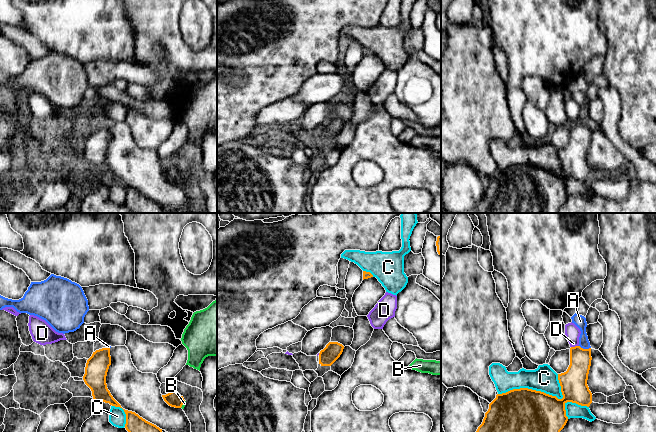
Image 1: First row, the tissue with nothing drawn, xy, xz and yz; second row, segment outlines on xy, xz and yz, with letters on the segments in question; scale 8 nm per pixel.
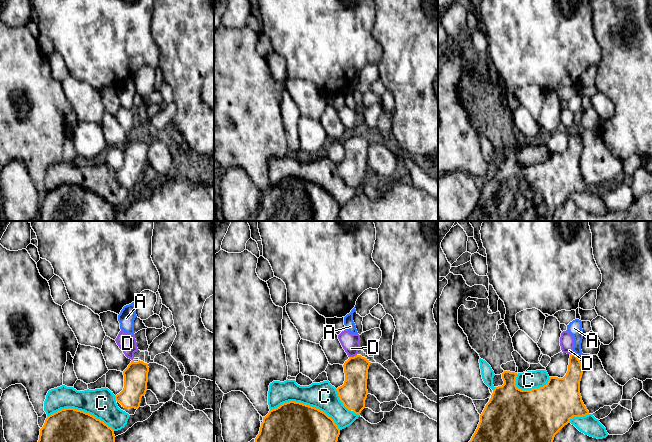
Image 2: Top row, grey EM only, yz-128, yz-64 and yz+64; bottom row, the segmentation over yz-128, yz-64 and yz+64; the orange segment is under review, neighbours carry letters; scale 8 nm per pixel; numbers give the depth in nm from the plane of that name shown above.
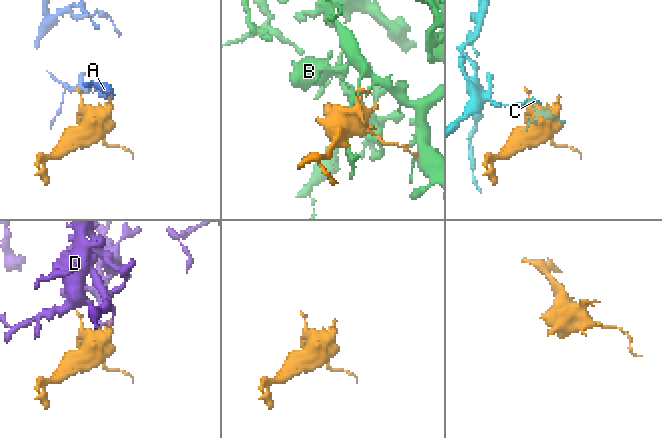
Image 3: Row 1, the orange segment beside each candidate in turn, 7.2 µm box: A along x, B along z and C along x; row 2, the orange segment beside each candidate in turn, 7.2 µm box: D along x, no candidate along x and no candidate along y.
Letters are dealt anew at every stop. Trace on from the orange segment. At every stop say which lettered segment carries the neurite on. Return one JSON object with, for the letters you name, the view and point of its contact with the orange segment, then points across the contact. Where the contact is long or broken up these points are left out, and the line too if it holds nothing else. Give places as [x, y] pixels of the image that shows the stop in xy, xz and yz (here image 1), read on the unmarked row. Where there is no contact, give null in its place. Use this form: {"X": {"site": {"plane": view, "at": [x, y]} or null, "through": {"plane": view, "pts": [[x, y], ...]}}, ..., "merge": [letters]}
{"merge": []}

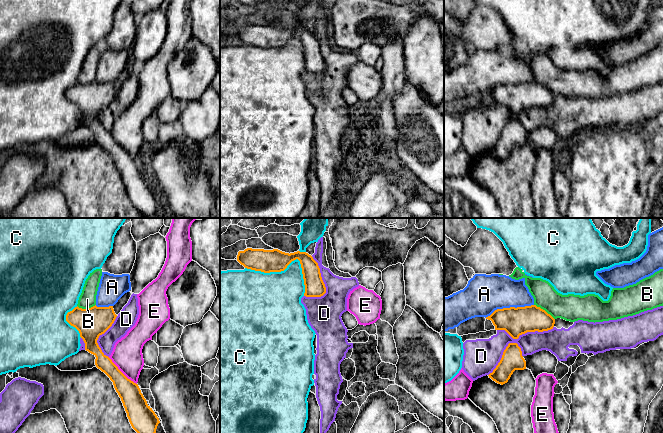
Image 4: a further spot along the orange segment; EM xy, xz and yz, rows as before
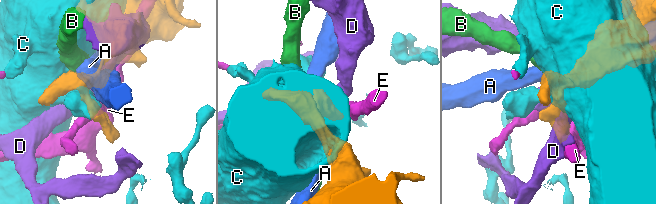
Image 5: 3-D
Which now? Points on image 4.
{"merge": []}

